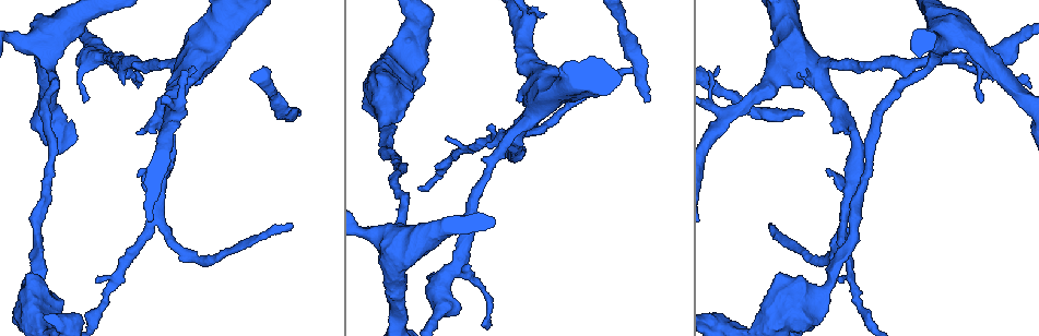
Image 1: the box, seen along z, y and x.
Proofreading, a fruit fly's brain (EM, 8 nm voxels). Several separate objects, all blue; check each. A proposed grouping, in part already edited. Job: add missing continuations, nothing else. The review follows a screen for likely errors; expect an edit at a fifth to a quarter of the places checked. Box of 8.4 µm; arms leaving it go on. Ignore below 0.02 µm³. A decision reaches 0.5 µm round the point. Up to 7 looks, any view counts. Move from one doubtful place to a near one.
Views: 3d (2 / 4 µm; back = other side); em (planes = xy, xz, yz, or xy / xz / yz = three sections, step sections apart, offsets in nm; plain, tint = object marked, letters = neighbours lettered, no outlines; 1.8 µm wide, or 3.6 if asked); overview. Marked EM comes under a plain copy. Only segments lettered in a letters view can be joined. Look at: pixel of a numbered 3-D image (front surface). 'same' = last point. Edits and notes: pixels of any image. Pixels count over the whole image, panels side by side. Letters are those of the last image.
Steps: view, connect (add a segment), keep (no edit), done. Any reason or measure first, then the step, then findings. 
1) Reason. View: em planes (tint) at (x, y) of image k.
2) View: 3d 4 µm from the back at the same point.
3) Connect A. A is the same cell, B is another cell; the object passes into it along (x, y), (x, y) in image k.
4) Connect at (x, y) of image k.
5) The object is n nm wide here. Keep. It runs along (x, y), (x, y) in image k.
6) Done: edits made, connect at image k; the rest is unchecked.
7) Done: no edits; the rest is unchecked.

End of a long branch. View: em xz step 16 (letters) at (300, 112) of image 1.

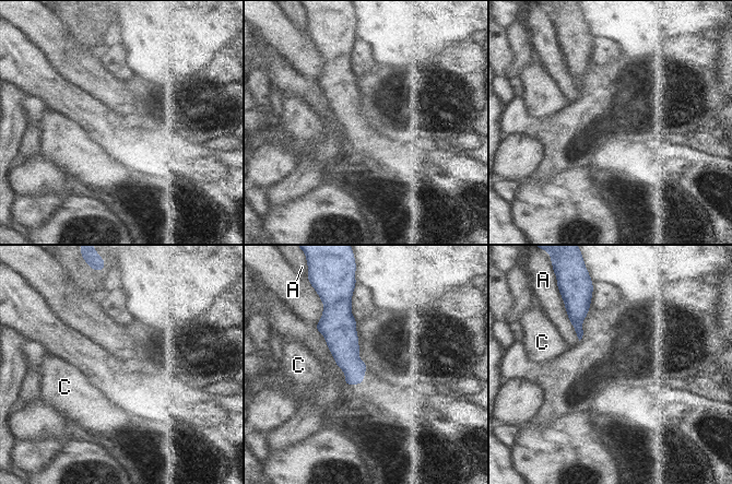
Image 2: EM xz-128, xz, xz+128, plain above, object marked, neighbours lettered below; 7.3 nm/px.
The object is 170 nm wide here. Keep. A and C are other cells; a border runs along (565, 309), (579, 340) in image 2; no lettered segment goes on from it.

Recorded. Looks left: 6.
An open end. View: em planes (letters) at (845, 132) of image 1.

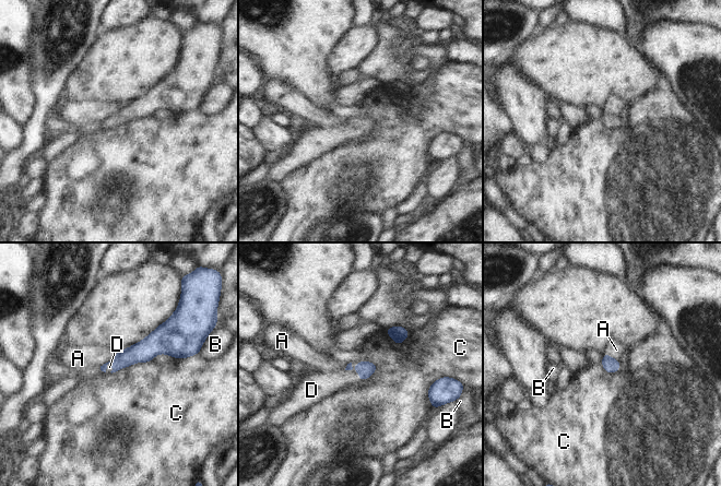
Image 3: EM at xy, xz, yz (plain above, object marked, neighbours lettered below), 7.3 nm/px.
Connect D. D is the same cell, A, B and C are other cells; the object passes into it along (365, 369), (356, 371), (324, 383) in image 3; the neuron continues.

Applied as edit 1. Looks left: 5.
Free end. View: 3d 2 µm at (838, 282) of image 1.

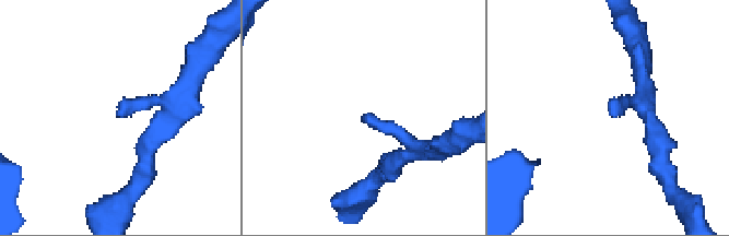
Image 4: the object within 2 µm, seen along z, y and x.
View: em xy step 4 (letters) at (613, 114) of image 4.

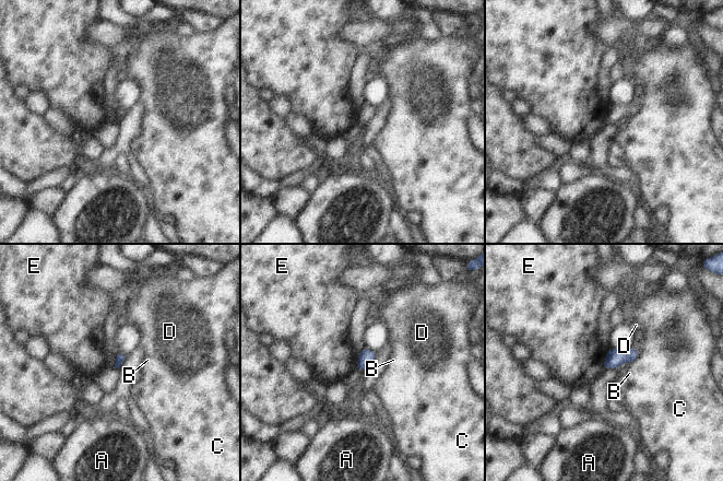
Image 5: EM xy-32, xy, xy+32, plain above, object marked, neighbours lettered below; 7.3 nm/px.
Keep. A, B, C, D and E are other cells; a border runs along (609, 349), (603, 368) in image 5; none of them fits.

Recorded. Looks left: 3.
Done: edits made, connect at image 3; the rest is unchecked.

